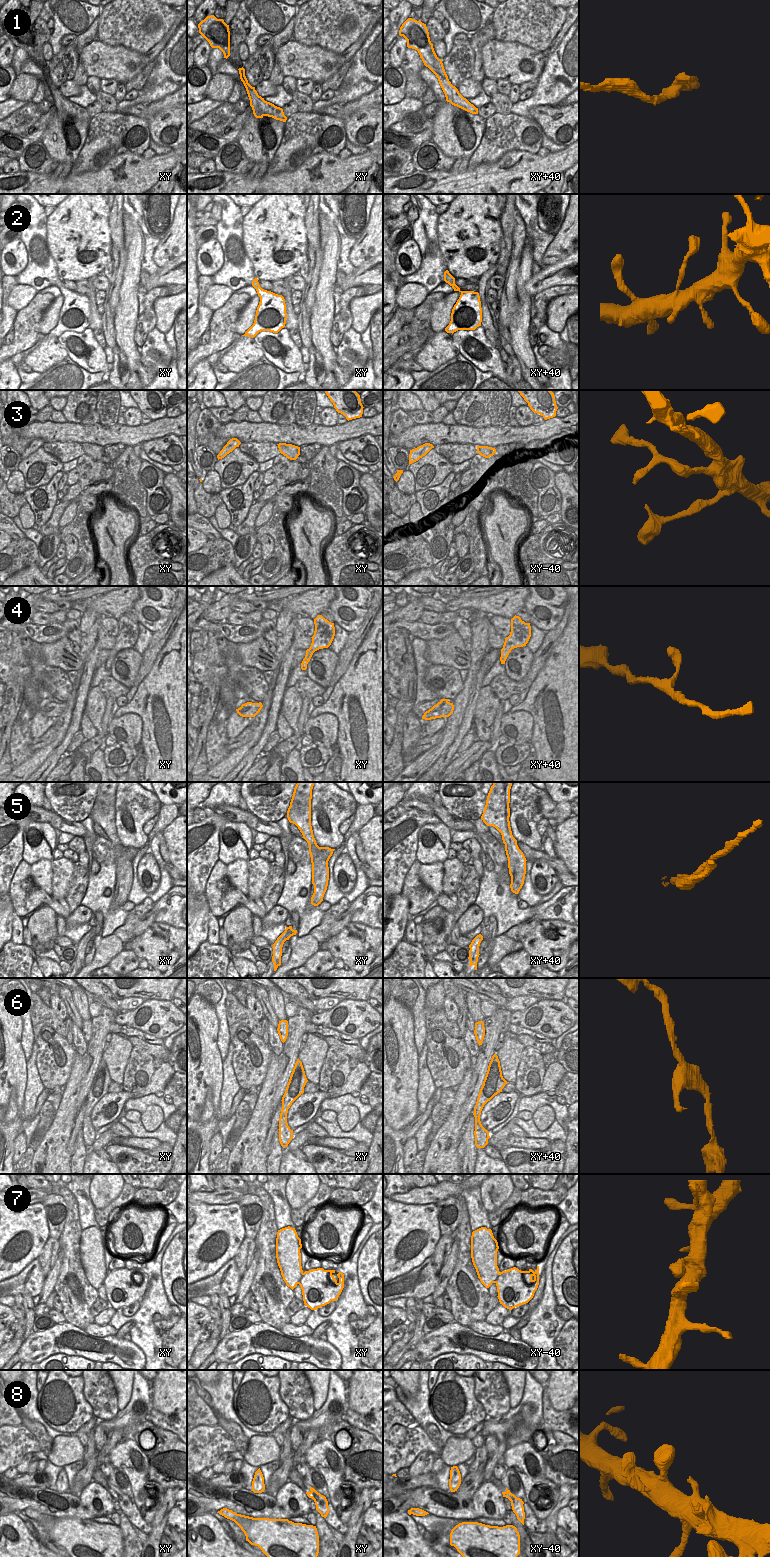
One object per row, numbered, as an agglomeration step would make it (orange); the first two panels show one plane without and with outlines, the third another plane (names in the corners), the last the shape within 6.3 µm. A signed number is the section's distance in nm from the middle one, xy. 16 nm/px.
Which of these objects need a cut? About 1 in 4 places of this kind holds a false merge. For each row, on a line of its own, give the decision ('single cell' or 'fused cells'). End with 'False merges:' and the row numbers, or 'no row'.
1: single cell
2: single cell
3: single cell
4: single cell
5: fused cells
6: single cell
7: single cell
8: single cell
False merges: 5

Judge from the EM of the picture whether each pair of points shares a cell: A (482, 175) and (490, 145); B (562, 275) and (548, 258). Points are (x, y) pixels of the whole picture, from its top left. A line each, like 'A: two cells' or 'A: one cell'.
A: two cells
B: two cells

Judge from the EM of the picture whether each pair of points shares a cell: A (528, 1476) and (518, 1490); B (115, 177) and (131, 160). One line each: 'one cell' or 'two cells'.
A: two cells
B: one cell

